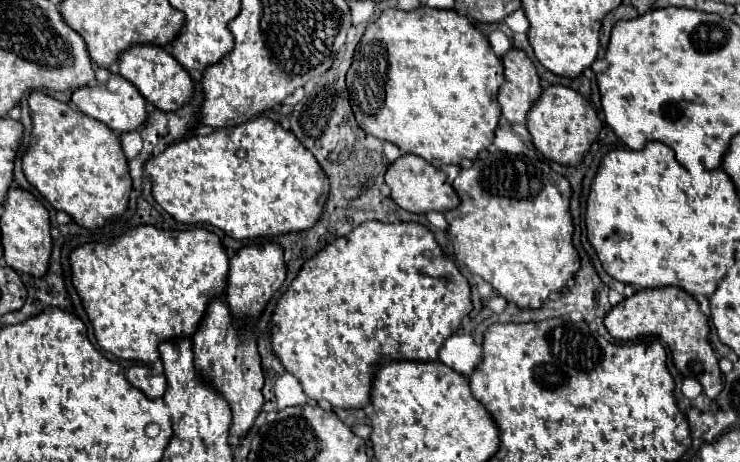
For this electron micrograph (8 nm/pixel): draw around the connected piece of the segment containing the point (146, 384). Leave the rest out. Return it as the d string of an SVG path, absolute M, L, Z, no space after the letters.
M134 365L128 369L126 377L136 389L146 393L150 399L162 397L166 391L166 377L162 373L154 373L150 365Z

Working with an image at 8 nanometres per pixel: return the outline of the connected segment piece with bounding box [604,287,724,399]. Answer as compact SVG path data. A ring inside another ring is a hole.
M676 287L642 289L618 303L616 307L612 307L612 311L604 319L604 325L614 339L632 341L642 335L658 337L672 351L674 365L684 377L700 381L704 393L710 399L716 399L722 393L722 371L718 367L718 359L712 347L708 345L708 317L700 311L698 301L690 293Z

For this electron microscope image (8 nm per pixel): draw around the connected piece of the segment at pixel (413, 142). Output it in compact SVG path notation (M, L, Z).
M418 7L416 11L402 11L402 9L386 9L378 21L370 23L362 41L356 47L354 53L354 61L348 69L348 91L350 91L350 103L352 103L352 111L356 115L358 125L368 133L374 135L376 139L382 141L390 141L394 145L398 145L404 153L412 153L418 155L422 159L426 159L430 165L436 167L444 167L444 165L460 165L464 159L474 161L478 157L480 151L488 149L494 141L494 129L498 127L498 121L502 117L500 111L500 103L498 103L498 91L500 87L506 83L504 79L504 65L502 59L496 57L496 53L492 51L486 35L482 35L476 27L470 25L470 21L456 13L454 9L430 9L430 7Z

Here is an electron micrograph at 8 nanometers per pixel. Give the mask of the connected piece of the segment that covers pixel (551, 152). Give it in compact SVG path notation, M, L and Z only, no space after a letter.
M552 85L542 91L536 105L532 105L532 111L528 113L528 131L532 135L532 141L536 149L550 161L556 161L560 165L578 167L592 147L592 143L598 139L598 133L602 129L602 121L594 107L574 89Z

